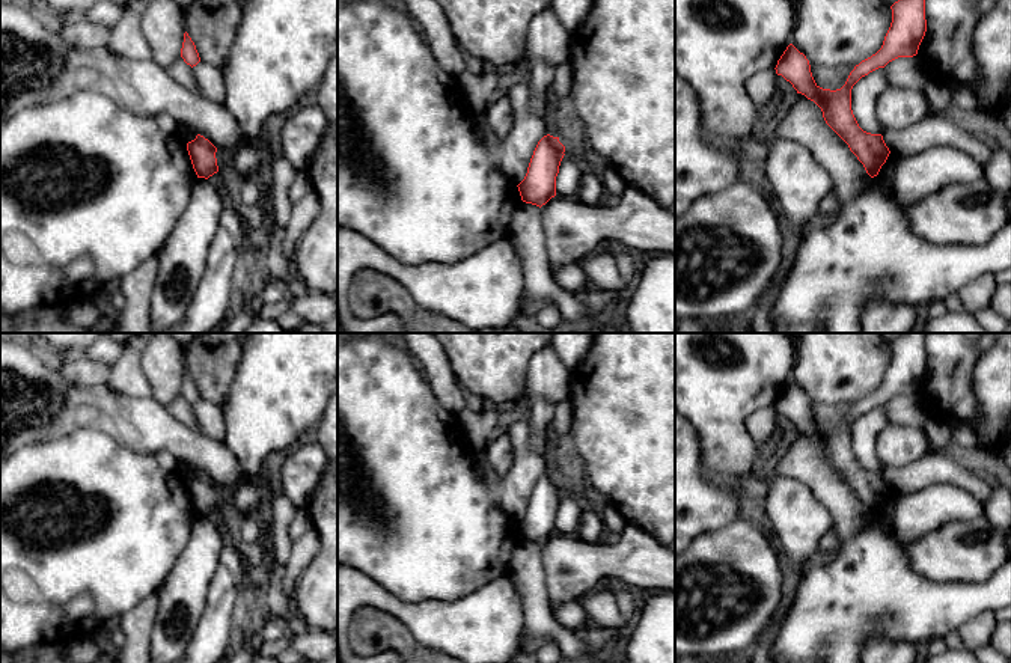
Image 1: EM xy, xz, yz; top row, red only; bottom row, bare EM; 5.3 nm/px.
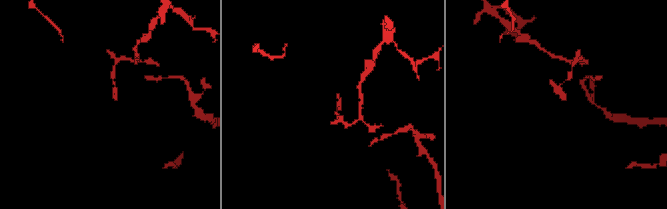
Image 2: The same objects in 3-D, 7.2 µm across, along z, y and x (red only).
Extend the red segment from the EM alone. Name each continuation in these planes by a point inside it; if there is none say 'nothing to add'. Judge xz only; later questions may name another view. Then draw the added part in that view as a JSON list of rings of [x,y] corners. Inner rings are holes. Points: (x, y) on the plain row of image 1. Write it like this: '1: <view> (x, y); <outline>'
nothing to add

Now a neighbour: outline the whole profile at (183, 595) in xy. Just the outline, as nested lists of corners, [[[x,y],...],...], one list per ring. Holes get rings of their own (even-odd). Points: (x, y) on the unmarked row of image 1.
[[[196,517],[187,545],[157,591],[151,663],[173,663],[184,654],[206,606],[209,585],[226,542],[226,536],[208,517]]]

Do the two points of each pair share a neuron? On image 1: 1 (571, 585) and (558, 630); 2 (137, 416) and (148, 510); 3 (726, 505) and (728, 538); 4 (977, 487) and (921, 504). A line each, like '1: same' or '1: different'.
1: different
2: different
3: different
4: different

